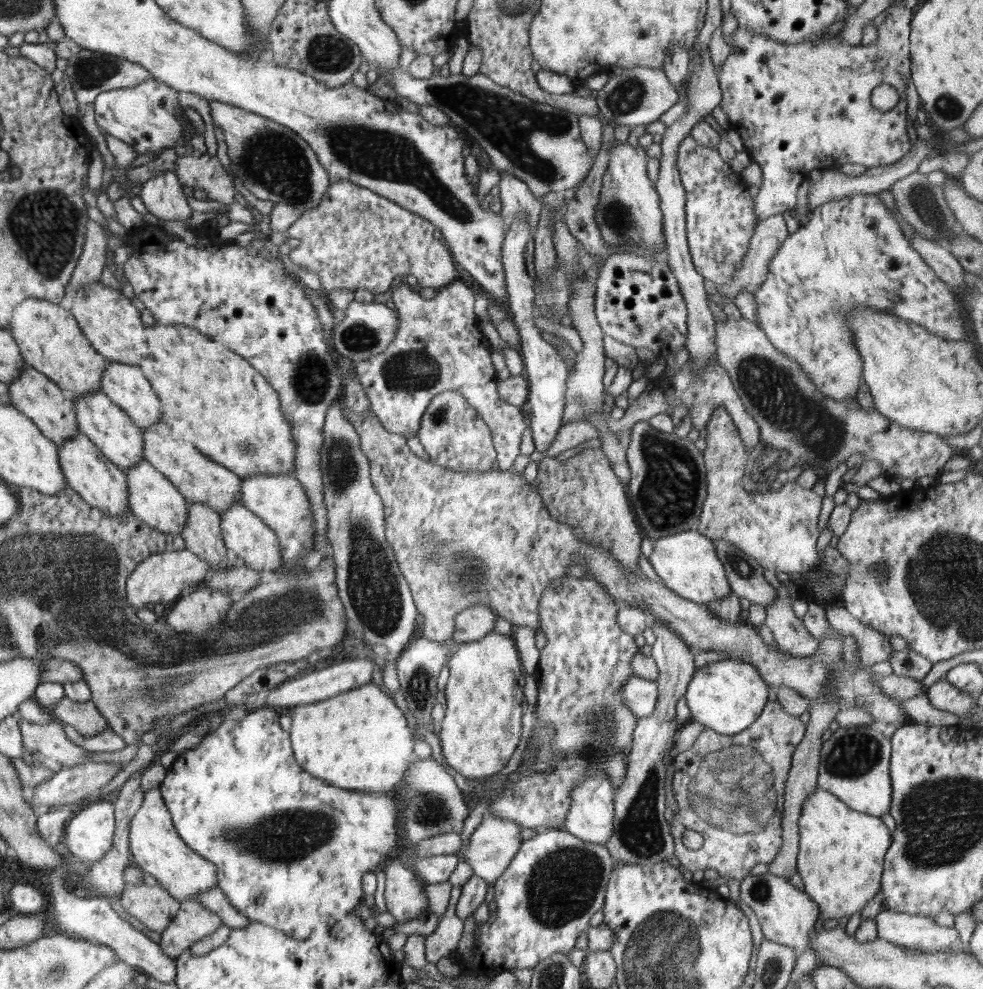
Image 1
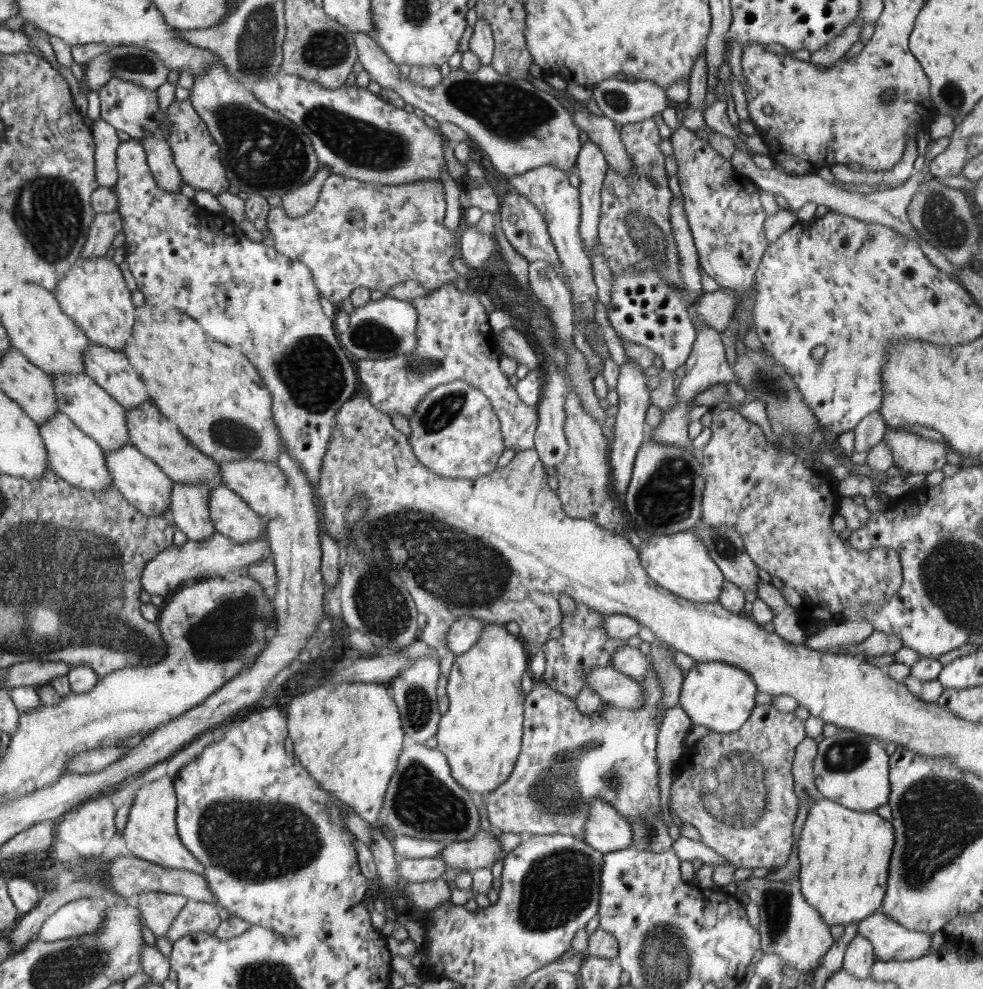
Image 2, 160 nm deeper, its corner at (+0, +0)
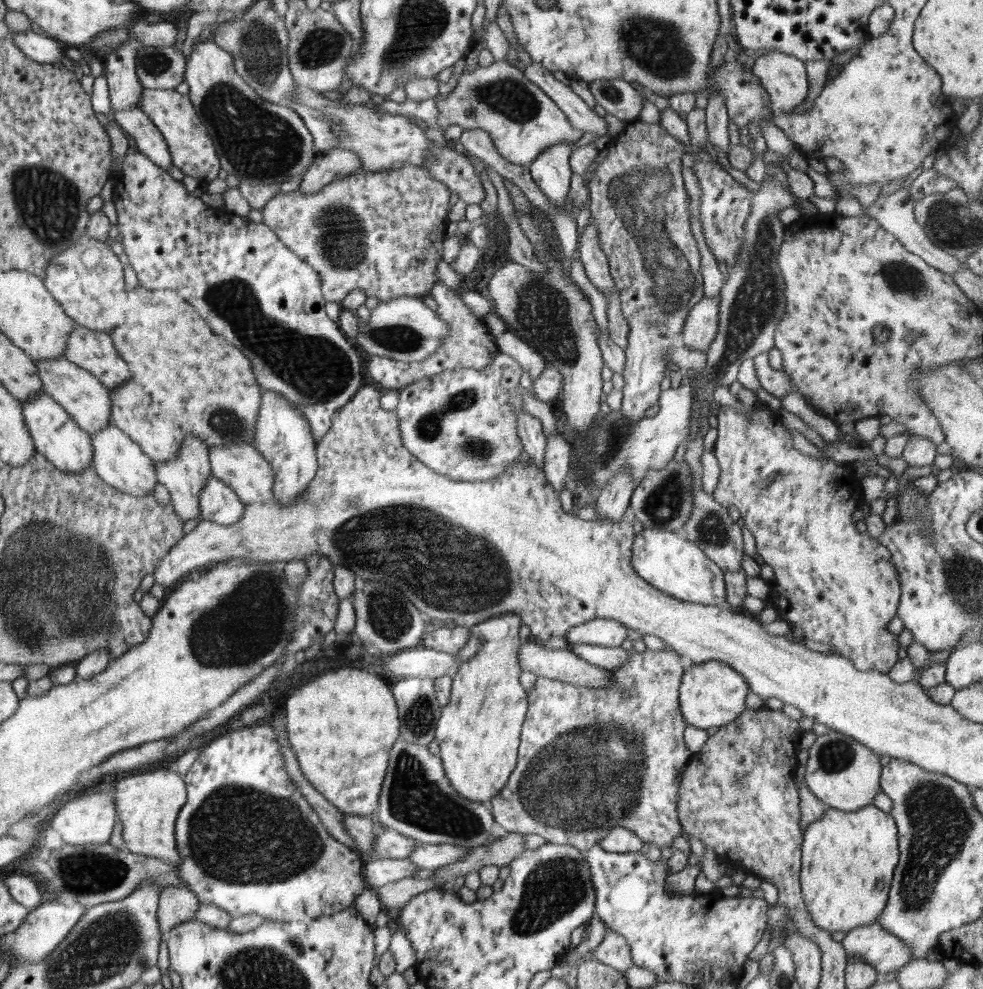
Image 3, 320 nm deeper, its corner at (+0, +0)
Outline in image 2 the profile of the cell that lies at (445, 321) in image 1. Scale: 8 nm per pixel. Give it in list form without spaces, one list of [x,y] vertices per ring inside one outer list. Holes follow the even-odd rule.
[[[453,282],[417,297],[410,304],[418,311],[415,330],[418,346],[410,354],[398,354],[389,360],[360,360],[356,367],[360,391],[366,393],[379,411],[390,416],[400,413],[409,420],[418,403],[433,388],[453,380],[466,381],[491,400],[501,422],[505,448],[516,452],[534,449],[539,421],[537,409],[519,399],[508,376],[502,372],[499,361],[503,353],[499,335],[488,324],[489,315],[478,297],[459,291]]]

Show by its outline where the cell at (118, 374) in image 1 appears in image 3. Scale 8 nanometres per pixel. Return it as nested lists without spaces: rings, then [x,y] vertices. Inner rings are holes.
[[[76,322],[74,332],[69,336],[65,357],[93,373],[110,391],[130,378],[130,370],[118,356],[113,337],[109,333],[86,328]]]

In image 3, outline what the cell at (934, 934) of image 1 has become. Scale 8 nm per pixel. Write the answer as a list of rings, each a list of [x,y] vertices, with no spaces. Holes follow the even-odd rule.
[[[878,922],[850,929],[841,945],[848,959],[861,958],[877,972],[894,972],[914,960],[909,944],[890,934]]]

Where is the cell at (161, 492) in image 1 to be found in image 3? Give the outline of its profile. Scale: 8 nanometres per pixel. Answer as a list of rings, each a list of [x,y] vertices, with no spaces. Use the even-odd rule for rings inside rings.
[[[112,423],[105,430],[95,432],[92,436],[94,448],[93,469],[96,474],[110,486],[121,490],[127,496],[152,495],[158,483],[154,460],[122,429]]]

